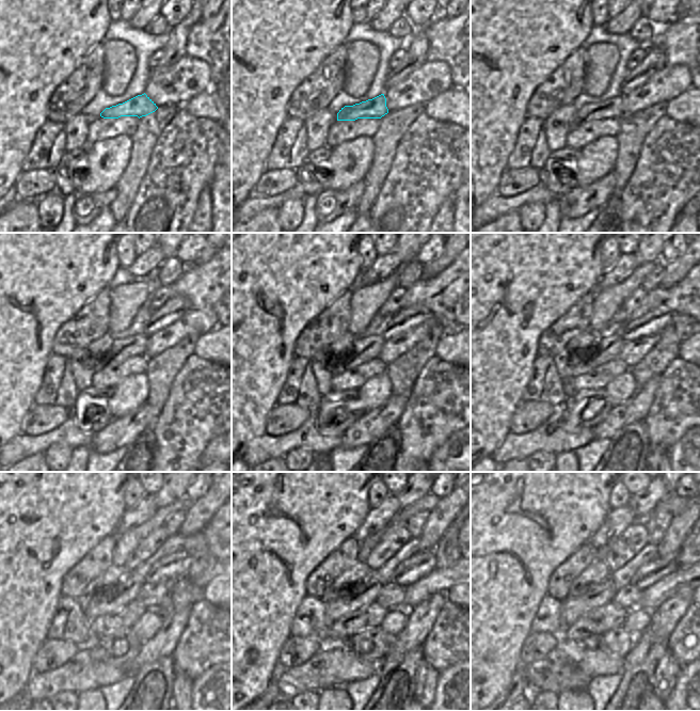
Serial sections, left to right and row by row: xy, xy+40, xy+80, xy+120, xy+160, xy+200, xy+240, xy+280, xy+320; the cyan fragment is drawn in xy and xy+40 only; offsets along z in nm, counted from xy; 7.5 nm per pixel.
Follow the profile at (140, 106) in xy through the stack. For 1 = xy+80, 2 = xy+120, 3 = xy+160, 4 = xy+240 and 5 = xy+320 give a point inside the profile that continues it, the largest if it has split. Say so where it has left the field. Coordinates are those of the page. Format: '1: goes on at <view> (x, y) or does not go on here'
1: goes on at xy+80 (613, 108)
2: goes on at xy+120 (124, 348)
3: goes on at xy+160 (365, 348)
4: goes on at xy+240 (127, 590)
5: goes on at xy+320 (573, 607)

